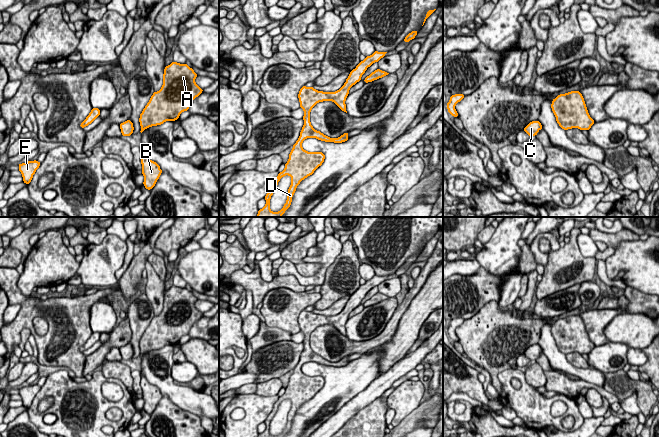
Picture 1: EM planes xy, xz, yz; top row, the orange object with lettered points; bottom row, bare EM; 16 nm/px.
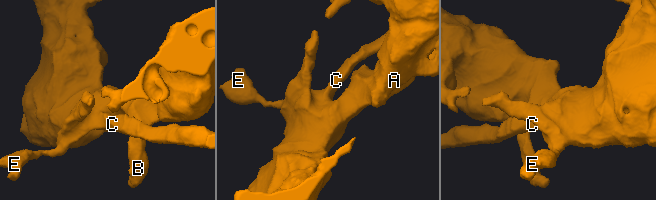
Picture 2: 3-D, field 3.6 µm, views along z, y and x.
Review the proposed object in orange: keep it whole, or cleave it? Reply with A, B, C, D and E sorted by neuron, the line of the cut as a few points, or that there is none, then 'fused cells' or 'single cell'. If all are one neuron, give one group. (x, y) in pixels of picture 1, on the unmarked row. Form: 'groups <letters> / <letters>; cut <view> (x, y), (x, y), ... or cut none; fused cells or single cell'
groups A B C D E; cut none; single cell

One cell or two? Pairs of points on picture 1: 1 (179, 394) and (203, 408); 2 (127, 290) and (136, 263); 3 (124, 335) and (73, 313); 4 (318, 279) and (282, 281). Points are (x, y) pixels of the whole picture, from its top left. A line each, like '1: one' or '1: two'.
1: one
2: one
3: two
4: two

